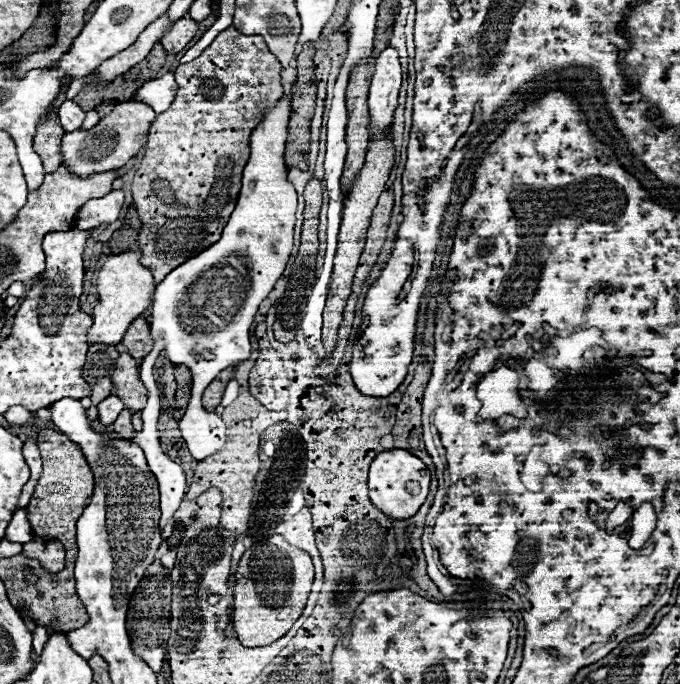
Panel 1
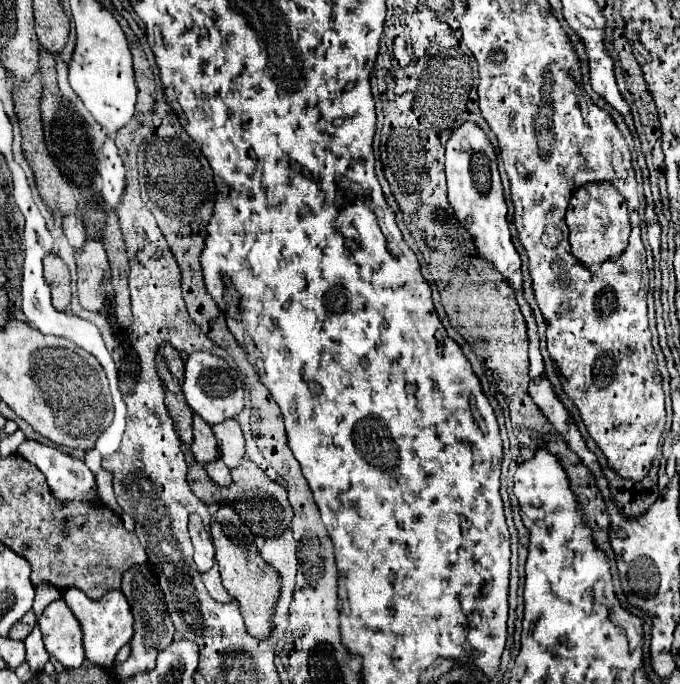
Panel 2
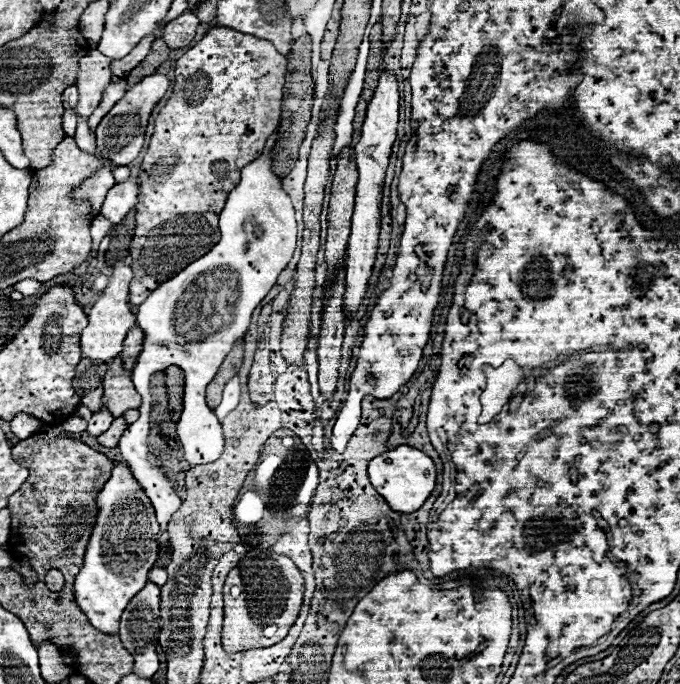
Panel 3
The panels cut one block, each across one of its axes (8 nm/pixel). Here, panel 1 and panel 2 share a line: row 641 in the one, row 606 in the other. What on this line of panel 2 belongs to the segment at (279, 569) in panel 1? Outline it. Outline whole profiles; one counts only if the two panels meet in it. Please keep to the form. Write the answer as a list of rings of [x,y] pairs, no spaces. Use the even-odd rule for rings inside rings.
[[[222,506],[214,512],[212,540],[216,548],[216,562],[220,566],[222,584],[228,590],[228,594],[238,600],[248,634],[258,640],[268,640],[274,632],[274,624],[272,624],[276,612],[274,608],[280,600],[278,572],[260,556],[254,544],[254,534],[230,506]]]

